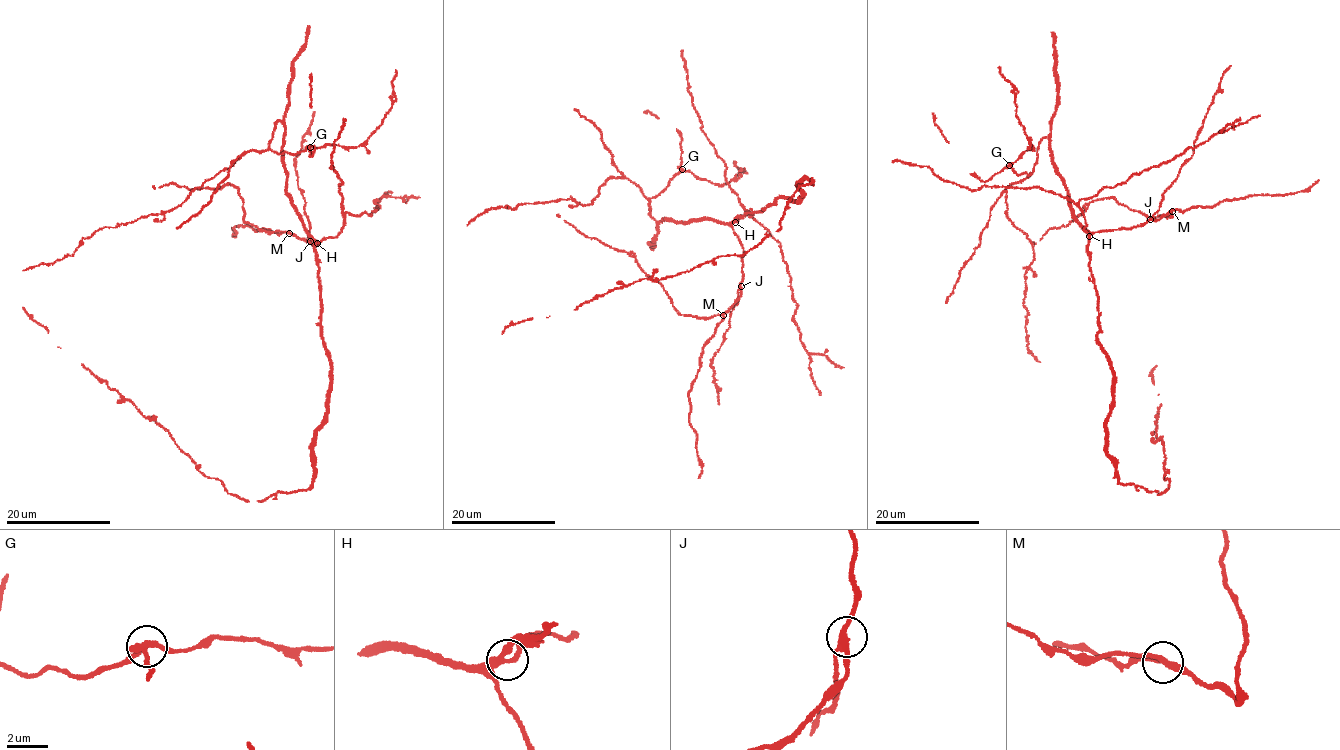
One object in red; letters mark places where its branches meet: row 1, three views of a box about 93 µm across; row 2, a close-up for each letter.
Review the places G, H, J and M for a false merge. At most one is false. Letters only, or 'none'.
none

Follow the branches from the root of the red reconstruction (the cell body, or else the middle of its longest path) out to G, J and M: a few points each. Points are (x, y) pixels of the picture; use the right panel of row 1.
G: (1099, 314), (1088, 231), (1076, 218), (1049, 139), (1039, 144), (1028, 175), (1018, 175), (1009, 164)
J: (1099, 314), (1099, 297), (1090, 266), (1088, 237), (1095, 232), (1141, 226), (1150, 219)
M: (1099, 314), (1099, 297), (1090, 266), (1088, 237), (1095, 232), (1141, 226), (1150, 219), (1159, 220), (1172, 210)

